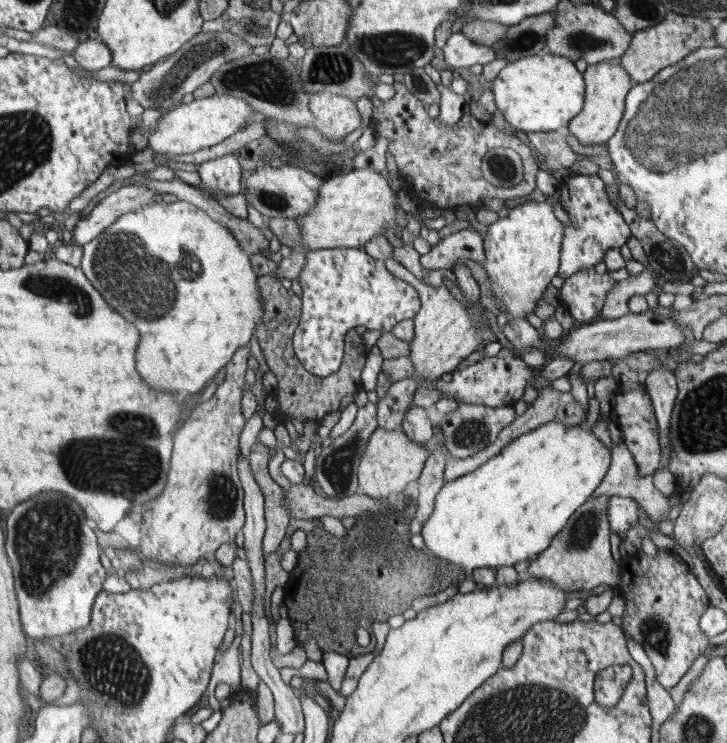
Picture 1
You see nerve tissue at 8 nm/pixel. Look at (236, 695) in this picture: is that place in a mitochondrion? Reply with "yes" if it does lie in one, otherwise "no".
no

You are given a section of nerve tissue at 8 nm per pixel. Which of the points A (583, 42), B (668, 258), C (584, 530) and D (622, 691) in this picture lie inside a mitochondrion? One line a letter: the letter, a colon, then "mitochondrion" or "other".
A: mitochondrion
B: mitochondrion
C: mitochondrion
D: other

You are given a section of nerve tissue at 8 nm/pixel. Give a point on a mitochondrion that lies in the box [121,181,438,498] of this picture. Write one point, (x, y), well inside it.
(338, 470)

